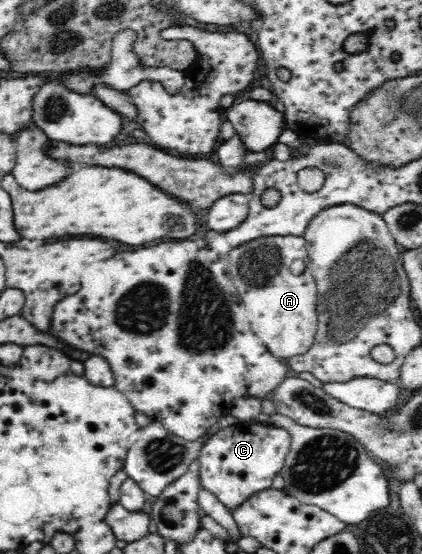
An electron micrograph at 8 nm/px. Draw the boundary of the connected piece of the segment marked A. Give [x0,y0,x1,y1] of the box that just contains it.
[228,235,320,360]

